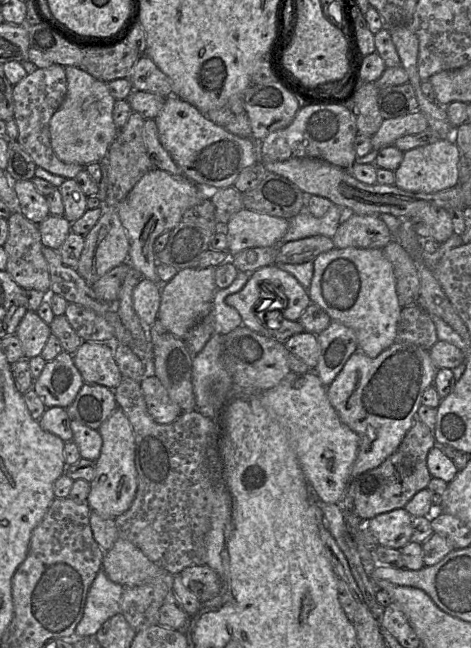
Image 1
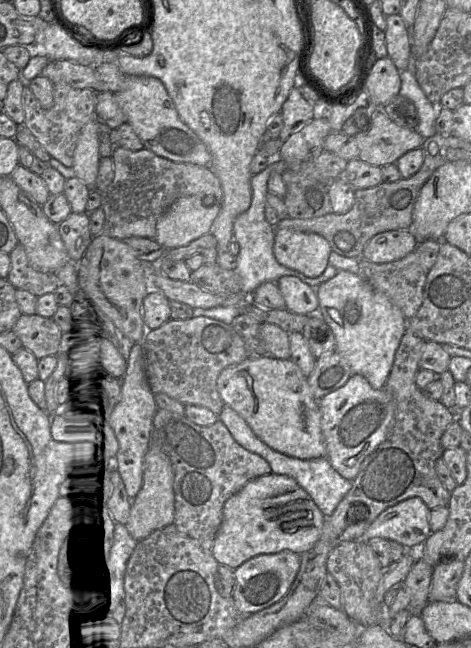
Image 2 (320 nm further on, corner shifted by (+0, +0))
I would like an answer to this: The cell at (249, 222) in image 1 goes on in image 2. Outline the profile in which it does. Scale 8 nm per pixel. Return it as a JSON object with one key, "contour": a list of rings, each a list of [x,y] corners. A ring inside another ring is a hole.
{"contour":[[[276,229],[273,253],[279,264],[309,278],[320,276],[329,265],[329,242],[316,233]]]}

